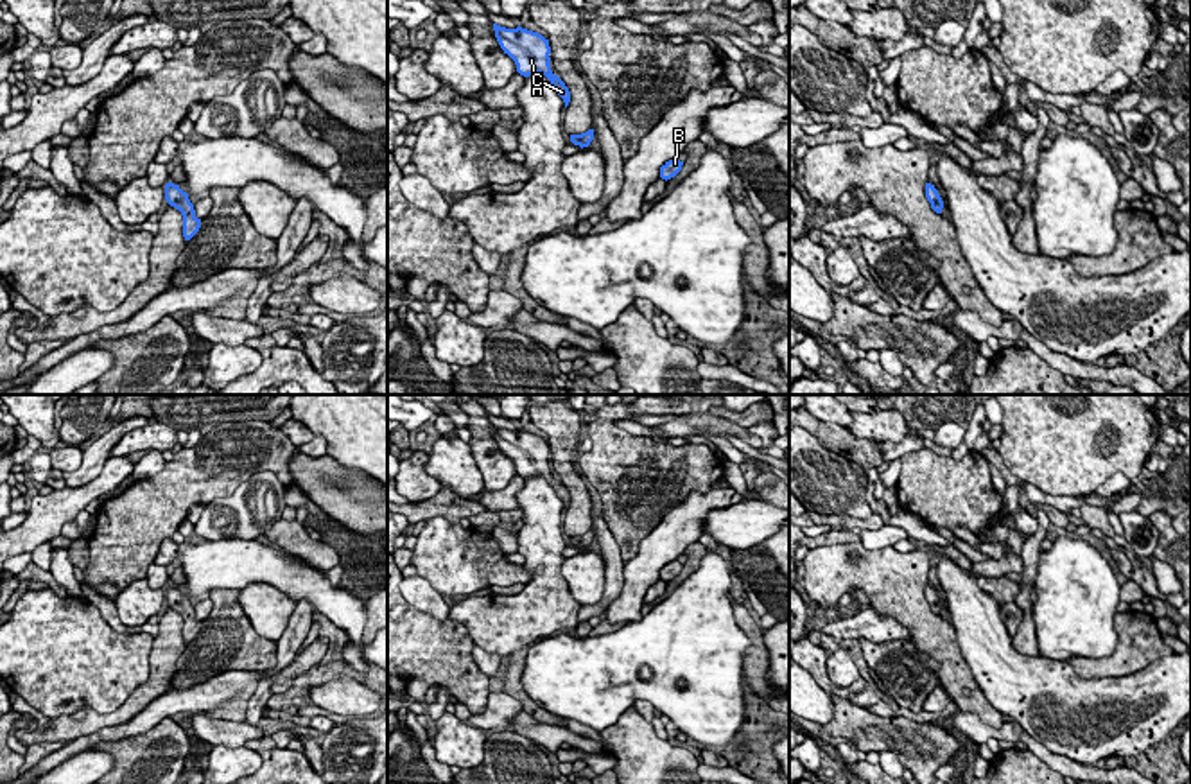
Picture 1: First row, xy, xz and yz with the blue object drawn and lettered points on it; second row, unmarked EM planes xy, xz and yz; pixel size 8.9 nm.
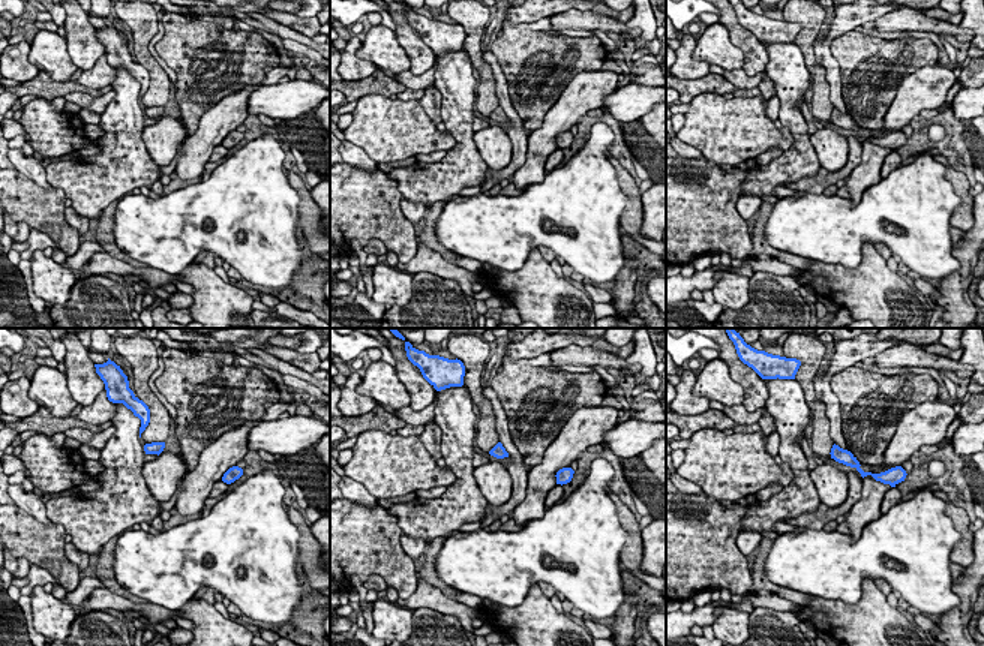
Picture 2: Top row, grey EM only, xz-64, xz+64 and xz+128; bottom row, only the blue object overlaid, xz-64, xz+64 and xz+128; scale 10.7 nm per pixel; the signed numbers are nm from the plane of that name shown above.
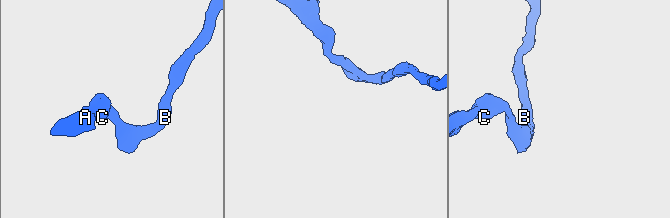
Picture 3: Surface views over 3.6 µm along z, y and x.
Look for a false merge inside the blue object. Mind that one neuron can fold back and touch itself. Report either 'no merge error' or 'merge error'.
no merge error

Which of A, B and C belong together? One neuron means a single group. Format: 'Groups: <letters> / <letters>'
Groups: A B C

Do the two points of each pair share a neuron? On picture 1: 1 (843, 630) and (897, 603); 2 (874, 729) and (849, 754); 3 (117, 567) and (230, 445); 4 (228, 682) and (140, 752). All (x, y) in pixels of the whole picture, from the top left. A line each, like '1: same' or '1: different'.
1: different
2: different
3: same
4: different

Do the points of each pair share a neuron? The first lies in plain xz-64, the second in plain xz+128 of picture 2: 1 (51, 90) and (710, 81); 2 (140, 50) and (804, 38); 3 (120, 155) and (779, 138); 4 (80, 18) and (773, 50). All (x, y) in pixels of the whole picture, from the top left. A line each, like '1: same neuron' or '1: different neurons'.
1: same neuron
2: same neuron
3: different neurons
4: different neurons

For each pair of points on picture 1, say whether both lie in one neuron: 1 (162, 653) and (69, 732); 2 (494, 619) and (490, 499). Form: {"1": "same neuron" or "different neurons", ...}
{"1": "same neuron", "2": "different neurons"}

